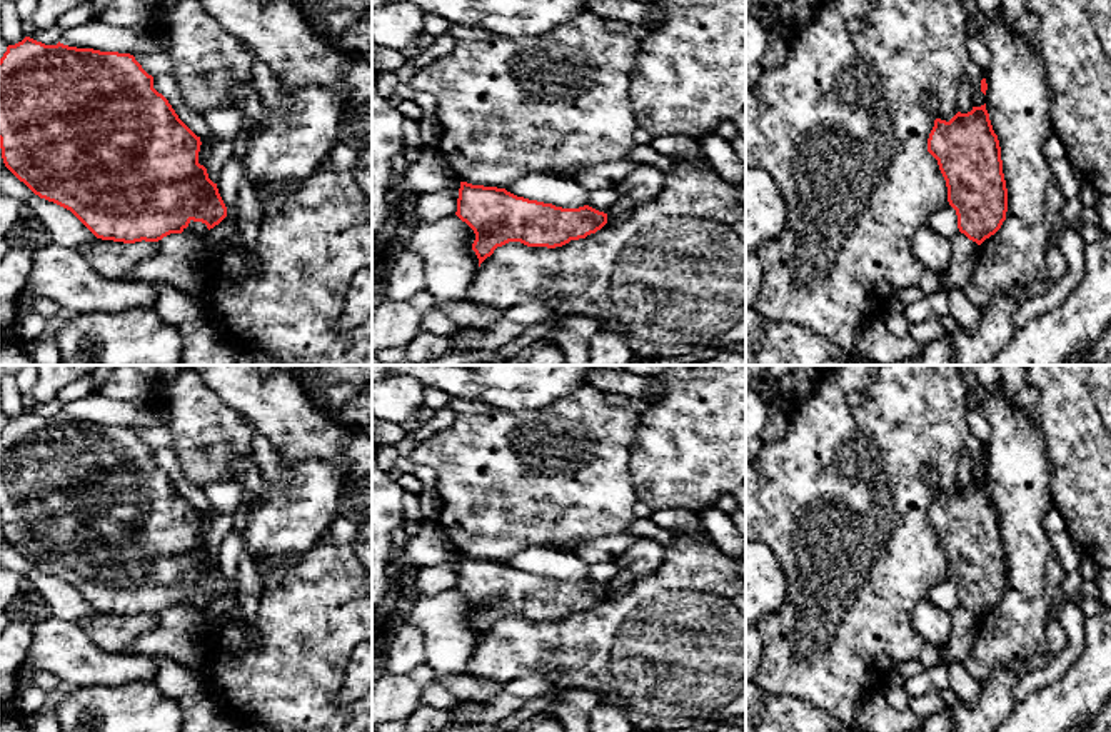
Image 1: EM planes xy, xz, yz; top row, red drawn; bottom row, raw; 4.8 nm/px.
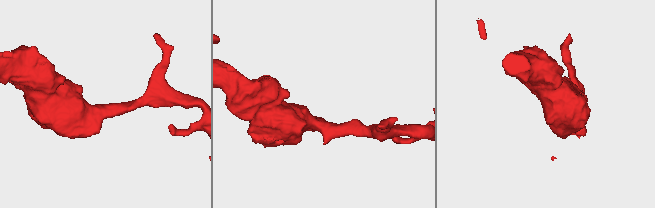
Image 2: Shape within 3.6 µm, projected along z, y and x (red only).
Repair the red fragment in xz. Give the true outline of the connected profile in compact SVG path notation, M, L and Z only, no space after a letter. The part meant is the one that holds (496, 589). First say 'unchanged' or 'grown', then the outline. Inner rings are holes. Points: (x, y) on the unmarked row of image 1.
unchanged; M460 555L455 589L475 607L472 624L479 640L509 615L556 622L586 612L607 597L607 587L589 579L562 582L467 555Z

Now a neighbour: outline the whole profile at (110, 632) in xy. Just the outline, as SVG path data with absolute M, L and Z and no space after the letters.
M95 612L80 620L80 625L90 640L107 652L123 652L145 630L152 629L157 615L123 617Z

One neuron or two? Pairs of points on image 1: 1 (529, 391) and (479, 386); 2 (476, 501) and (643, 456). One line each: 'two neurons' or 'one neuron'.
1: one neuron
2: two neurons

